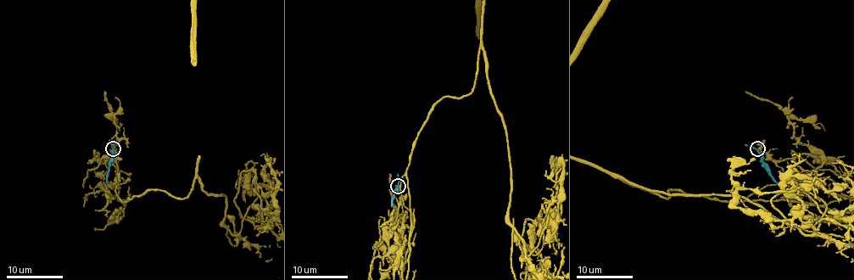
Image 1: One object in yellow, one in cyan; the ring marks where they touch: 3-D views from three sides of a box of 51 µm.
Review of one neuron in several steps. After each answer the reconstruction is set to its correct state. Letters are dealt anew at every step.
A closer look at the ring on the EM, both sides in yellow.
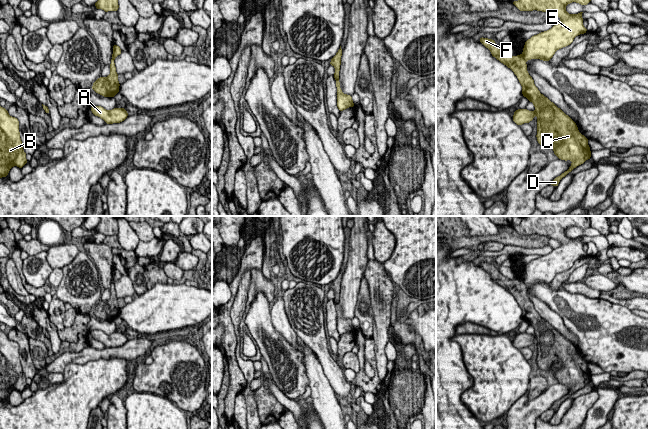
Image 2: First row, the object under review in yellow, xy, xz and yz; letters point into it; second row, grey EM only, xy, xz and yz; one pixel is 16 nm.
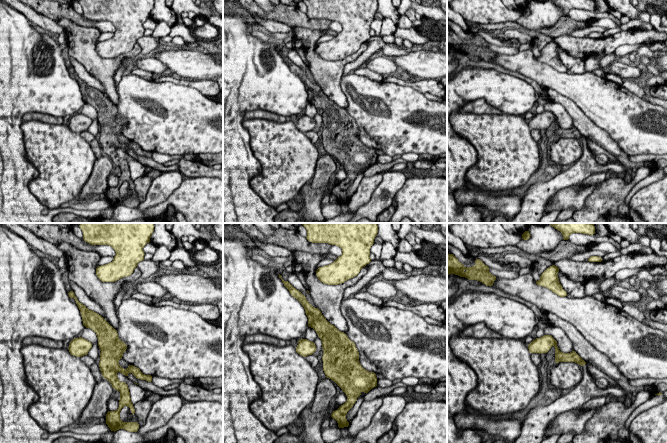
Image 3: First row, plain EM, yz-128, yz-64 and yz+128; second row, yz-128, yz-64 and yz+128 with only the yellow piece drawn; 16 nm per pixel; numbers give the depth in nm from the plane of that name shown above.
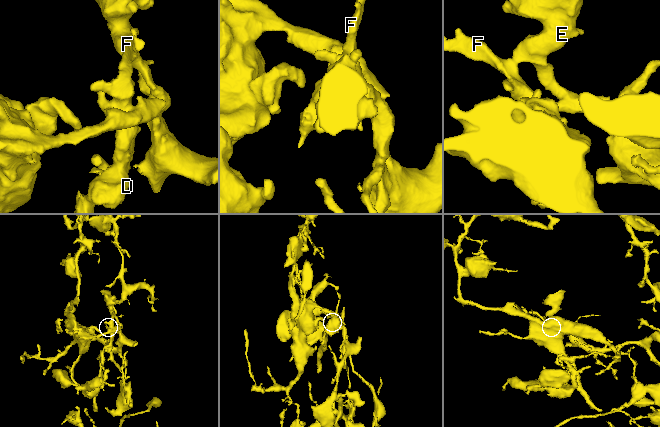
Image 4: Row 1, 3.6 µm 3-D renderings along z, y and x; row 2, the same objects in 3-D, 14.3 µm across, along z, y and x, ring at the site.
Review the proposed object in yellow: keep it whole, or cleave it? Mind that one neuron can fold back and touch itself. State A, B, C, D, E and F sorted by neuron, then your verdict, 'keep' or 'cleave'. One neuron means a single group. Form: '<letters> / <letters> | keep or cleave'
A B E / C D F | cleave

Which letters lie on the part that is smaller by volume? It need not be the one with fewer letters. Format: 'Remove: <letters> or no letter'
Remove: C, D, F

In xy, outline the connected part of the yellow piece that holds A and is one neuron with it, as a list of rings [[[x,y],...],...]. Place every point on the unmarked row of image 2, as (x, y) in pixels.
[[[92,330],[90,333],[95,340],[100,341],[107,348],[120,347],[128,340],[128,337],[124,332],[114,332],[108,335],[101,330]]]

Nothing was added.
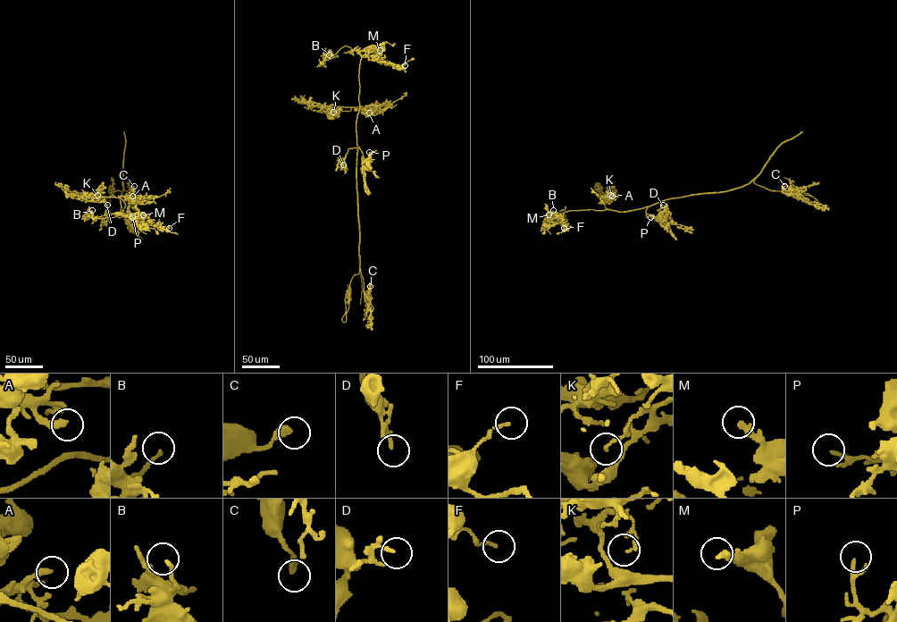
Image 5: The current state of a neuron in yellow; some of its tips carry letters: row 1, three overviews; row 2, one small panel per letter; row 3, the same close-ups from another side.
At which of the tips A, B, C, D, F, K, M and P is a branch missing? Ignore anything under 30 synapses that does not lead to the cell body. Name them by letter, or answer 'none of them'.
none of them

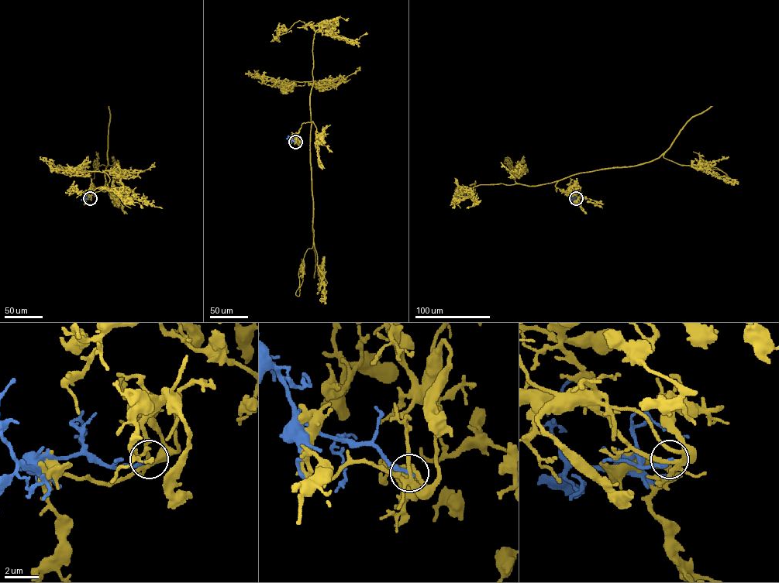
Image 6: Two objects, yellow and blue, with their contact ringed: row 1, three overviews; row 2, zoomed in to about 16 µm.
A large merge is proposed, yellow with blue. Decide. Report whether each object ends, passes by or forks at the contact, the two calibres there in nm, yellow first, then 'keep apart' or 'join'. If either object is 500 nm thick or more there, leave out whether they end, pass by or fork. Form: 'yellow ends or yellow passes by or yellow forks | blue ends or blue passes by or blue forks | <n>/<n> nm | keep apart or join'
yellow forks | blue ends | 220/200 nm | keep apart

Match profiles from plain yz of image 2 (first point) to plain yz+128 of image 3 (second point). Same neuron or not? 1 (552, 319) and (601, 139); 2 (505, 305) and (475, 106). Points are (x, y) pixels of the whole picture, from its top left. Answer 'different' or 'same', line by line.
1: same
2: different

